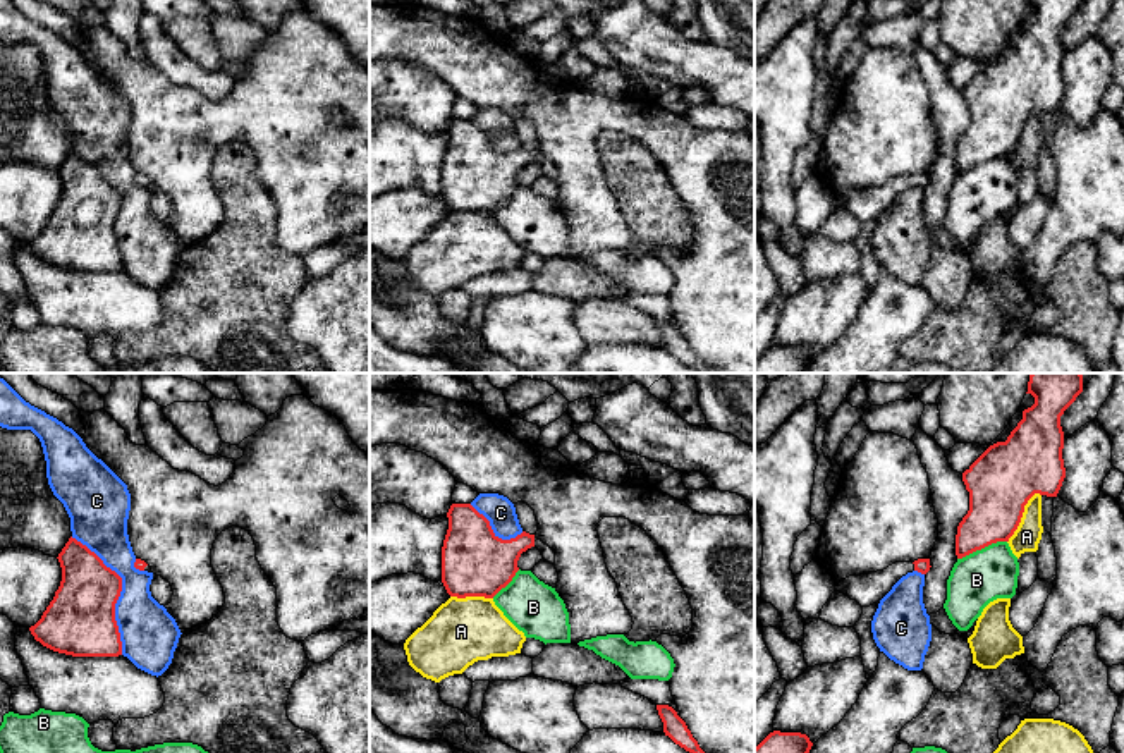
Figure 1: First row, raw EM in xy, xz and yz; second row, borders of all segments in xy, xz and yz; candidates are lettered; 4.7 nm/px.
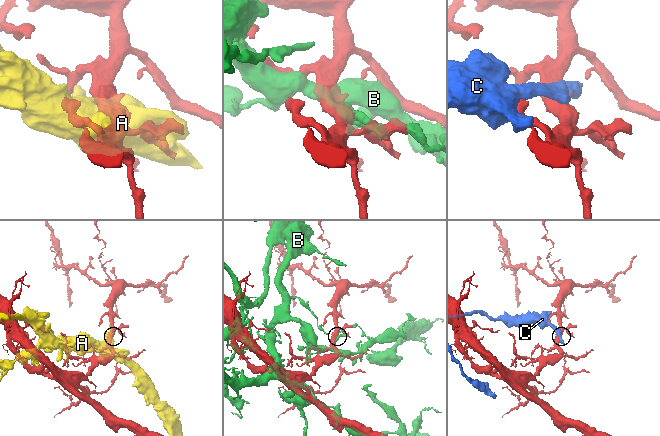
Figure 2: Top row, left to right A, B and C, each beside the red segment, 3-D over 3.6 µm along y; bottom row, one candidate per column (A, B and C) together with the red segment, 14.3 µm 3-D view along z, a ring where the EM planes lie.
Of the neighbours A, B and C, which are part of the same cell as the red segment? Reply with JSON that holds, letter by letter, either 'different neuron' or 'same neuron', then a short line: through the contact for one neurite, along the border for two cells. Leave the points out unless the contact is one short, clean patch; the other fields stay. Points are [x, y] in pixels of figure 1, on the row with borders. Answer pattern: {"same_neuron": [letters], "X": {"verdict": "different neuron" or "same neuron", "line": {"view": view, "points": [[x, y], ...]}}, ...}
{"same_neuron": [], "A": {"verdict": "different neuron"}, "B": {"verdict": "different neuron"}, "C": {"verdict": "different neuron"}}

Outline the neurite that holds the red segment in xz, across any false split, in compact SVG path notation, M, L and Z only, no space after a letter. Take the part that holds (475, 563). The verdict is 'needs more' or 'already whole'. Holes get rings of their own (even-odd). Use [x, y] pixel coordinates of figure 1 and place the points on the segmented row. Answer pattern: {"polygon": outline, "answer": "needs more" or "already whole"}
{"polygon": "M524 502L514 507L522 533L502 540L471 504L450 505L442 547L442 583L450 597L493 598L512 581L521 554L535 547L538 531L535 511Z", "answer": "needs more"}

